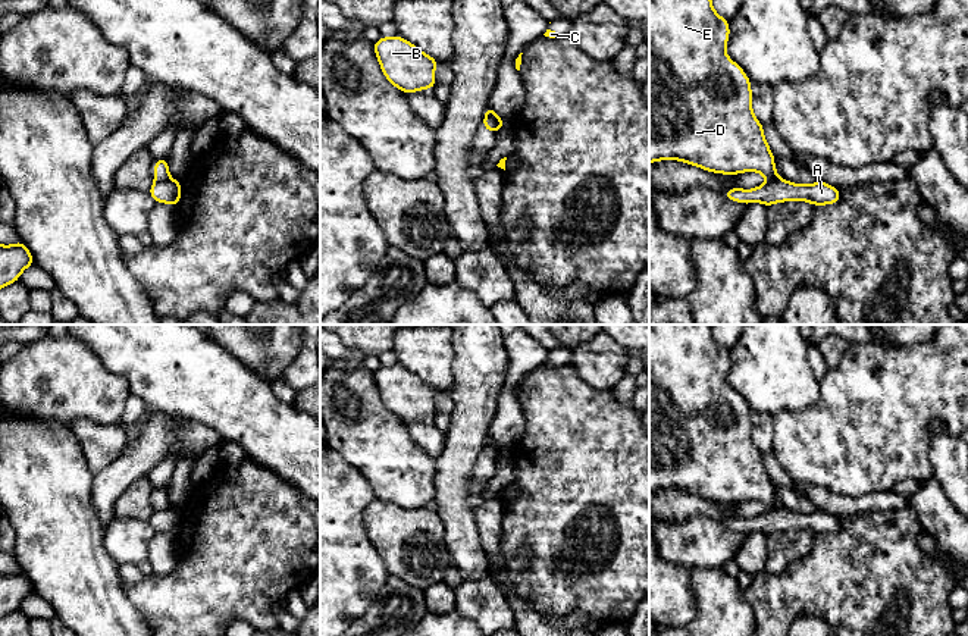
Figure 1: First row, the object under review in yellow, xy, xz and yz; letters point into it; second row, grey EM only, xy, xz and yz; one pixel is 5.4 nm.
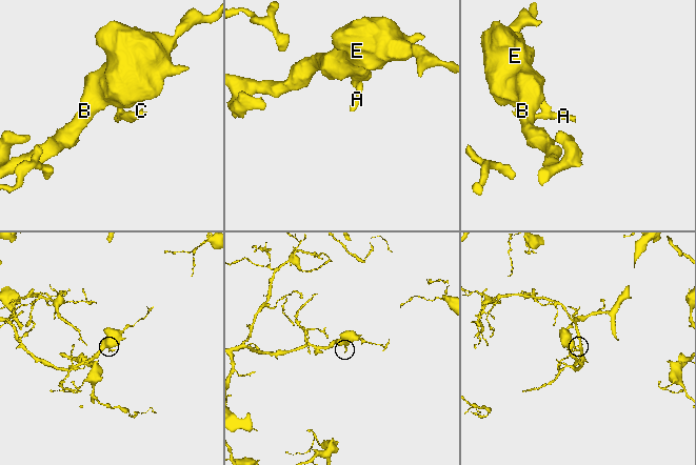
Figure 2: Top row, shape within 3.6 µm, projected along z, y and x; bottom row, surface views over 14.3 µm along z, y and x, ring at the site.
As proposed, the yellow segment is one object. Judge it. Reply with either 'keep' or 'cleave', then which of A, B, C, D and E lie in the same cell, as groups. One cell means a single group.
cleave | A C / B D E

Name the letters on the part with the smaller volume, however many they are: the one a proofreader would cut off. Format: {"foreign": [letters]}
{"foreign": ["A", "C"]}

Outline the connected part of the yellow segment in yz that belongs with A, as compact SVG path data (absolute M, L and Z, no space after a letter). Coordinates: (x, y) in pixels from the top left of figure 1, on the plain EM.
M777 507L754 518L732 517L724 520L723 524L736 532L762 532L767 536L783 530L808 530L812 535L840 530L840 520L820 508L811 514L802 514Z

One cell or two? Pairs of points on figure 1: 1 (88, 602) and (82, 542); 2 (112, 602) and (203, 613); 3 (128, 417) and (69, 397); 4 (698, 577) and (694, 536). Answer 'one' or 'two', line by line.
1: one
2: two
3: two
4: two

